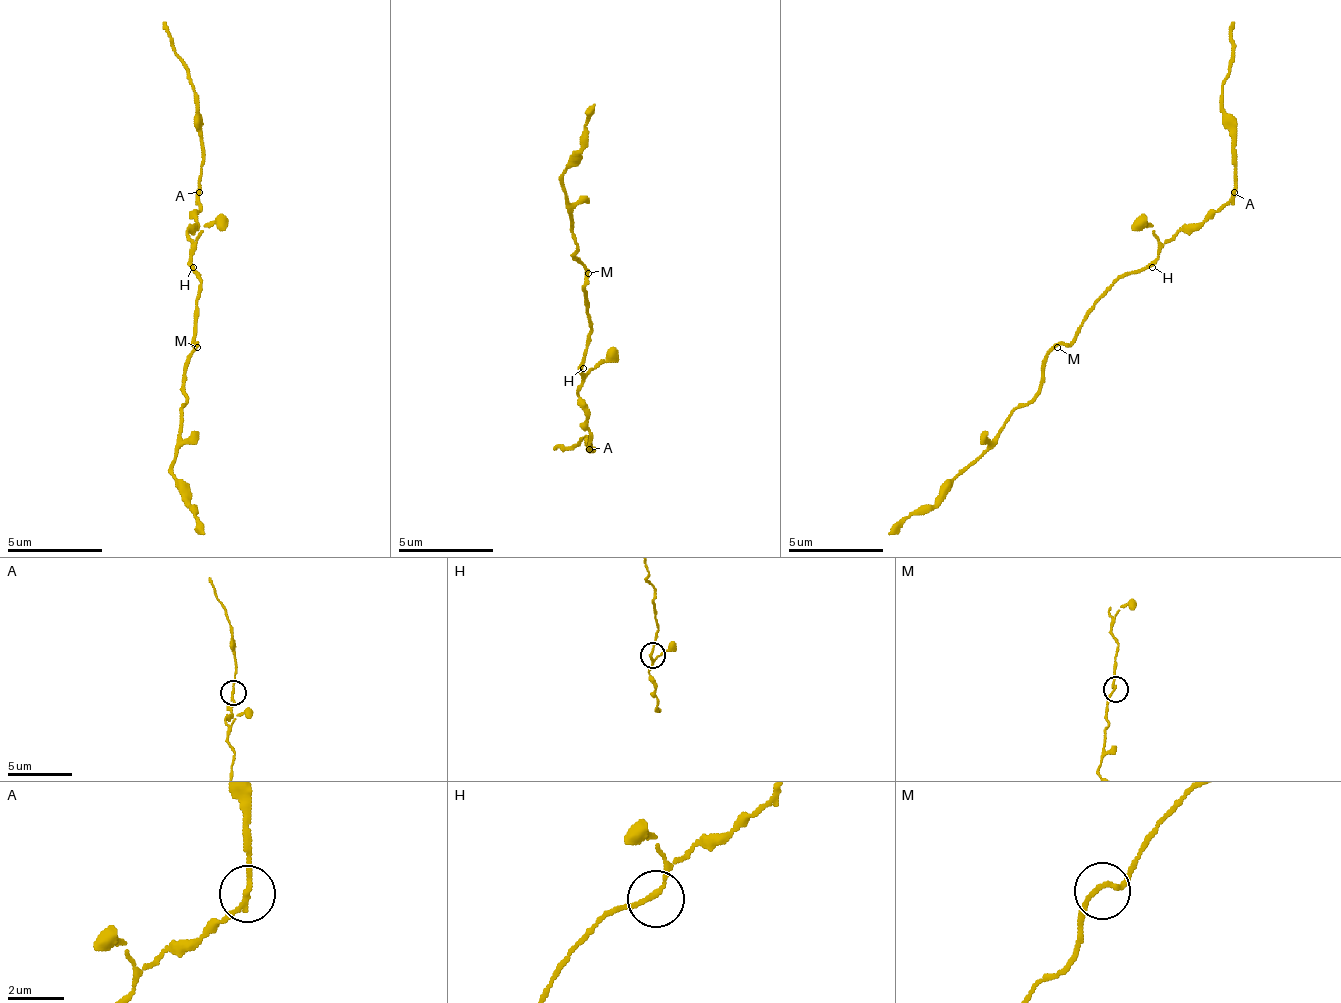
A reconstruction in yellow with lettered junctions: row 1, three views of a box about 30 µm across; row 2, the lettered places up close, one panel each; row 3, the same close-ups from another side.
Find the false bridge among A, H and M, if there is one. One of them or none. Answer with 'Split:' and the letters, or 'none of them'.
Split: A

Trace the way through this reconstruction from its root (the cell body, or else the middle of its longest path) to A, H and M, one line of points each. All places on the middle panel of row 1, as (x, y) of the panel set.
A: (588, 325), (588, 344), (583, 349), (583, 387), (578, 391), (588, 448)
H: (588, 325), (583, 368)
M: (588, 325), (588, 292), (583, 287), (583, 278), (588, 273)

